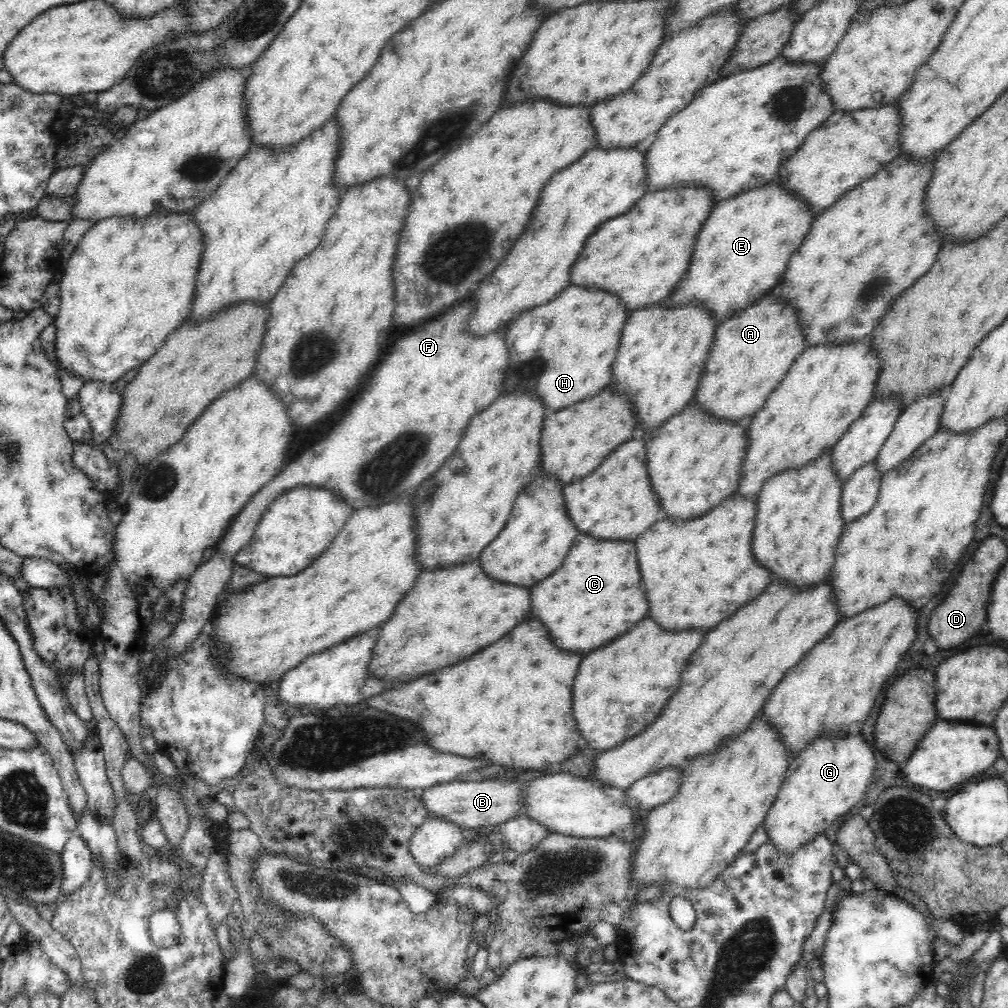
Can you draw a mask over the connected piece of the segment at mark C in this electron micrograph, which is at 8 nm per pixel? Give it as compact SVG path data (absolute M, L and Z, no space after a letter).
M578 534L564 564L548 580L532 586L530 592L532 618L544 622L548 634L552 636L552 644L556 644L560 650L582 652L582 656L628 632L628 628L634 628L636 622L640 622L648 612L648 602L642 592L642 582L636 566L636 548L632 542L604 542Z

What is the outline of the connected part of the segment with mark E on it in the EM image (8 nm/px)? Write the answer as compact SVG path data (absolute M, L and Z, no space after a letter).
M775 181L762 188L737 194L730 200L720 201L713 208L714 210L711 209L706 216L700 232L696 234L694 252L684 278L676 282L663 306L675 309L684 305L696 305L710 311L712 319L718 323L720 320L728 320L728 316L734 316L744 308L750 308L764 297L770 288L775 288L786 270L792 252L800 246L804 236L808 234L808 228L814 218L812 211L802 199L775 184Z

